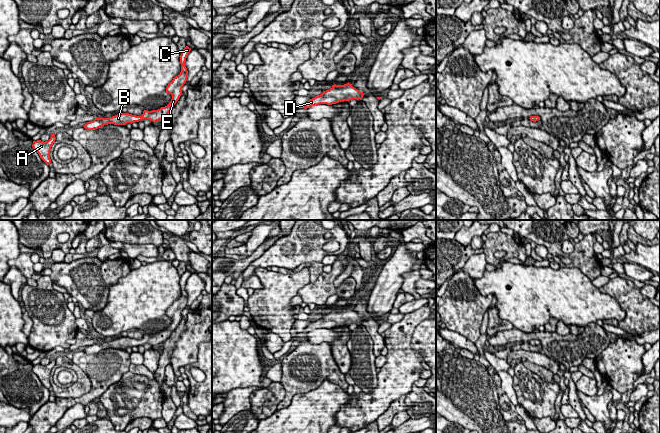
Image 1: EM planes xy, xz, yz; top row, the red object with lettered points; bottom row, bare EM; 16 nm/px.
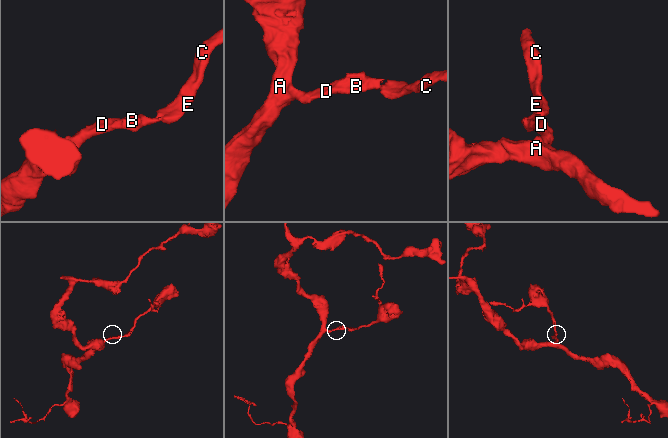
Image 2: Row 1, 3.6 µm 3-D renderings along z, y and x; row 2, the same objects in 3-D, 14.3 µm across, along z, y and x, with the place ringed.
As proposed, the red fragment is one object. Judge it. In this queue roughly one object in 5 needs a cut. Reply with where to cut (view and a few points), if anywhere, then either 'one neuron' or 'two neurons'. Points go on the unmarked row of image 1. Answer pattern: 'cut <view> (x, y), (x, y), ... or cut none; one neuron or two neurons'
cut none; one neuron

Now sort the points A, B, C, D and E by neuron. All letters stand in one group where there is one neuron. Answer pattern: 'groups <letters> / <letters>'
groups A B C D E

